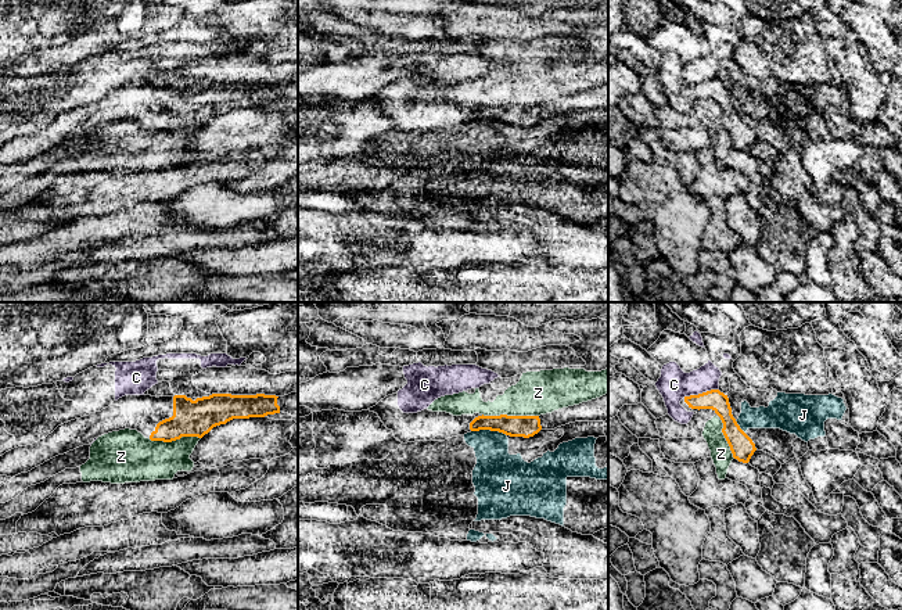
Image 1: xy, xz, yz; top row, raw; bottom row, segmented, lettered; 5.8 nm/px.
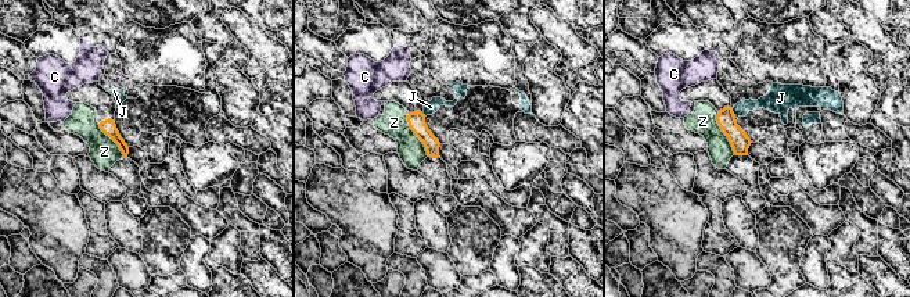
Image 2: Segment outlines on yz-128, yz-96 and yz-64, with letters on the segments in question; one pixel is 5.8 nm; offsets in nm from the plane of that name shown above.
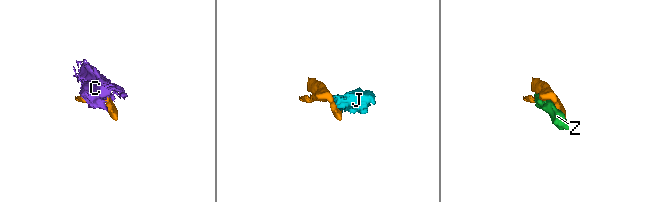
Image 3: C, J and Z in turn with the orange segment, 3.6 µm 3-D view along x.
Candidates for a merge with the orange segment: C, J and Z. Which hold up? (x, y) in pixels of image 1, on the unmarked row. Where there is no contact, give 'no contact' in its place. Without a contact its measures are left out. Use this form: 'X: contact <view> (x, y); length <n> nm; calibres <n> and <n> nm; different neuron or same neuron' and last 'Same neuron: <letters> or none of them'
C: contact yz (700, 83); length 220 nm; calibres 120 and 190 nm; different neuron
J: contact xz (489, 118); length 220 nm; calibres 130 and 240 nm; different neuron
Z: contact xz (510, 106); length 320 nm; calibres 130 and 260 nm; different neuron
Same neuron: none of them

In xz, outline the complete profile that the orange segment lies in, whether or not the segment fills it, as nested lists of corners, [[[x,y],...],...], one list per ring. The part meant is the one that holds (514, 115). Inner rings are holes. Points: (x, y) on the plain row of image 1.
[[[398,83],[381,89],[367,98],[378,104],[398,130],[445,130],[471,121],[490,119],[510,126],[529,128],[542,119],[539,105],[453,105],[446,101],[424,98],[417,103],[403,103],[398,96]]]

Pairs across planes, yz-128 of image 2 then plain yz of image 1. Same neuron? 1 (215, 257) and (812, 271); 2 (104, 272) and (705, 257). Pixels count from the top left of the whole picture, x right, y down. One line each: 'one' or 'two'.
1: two
2: one

